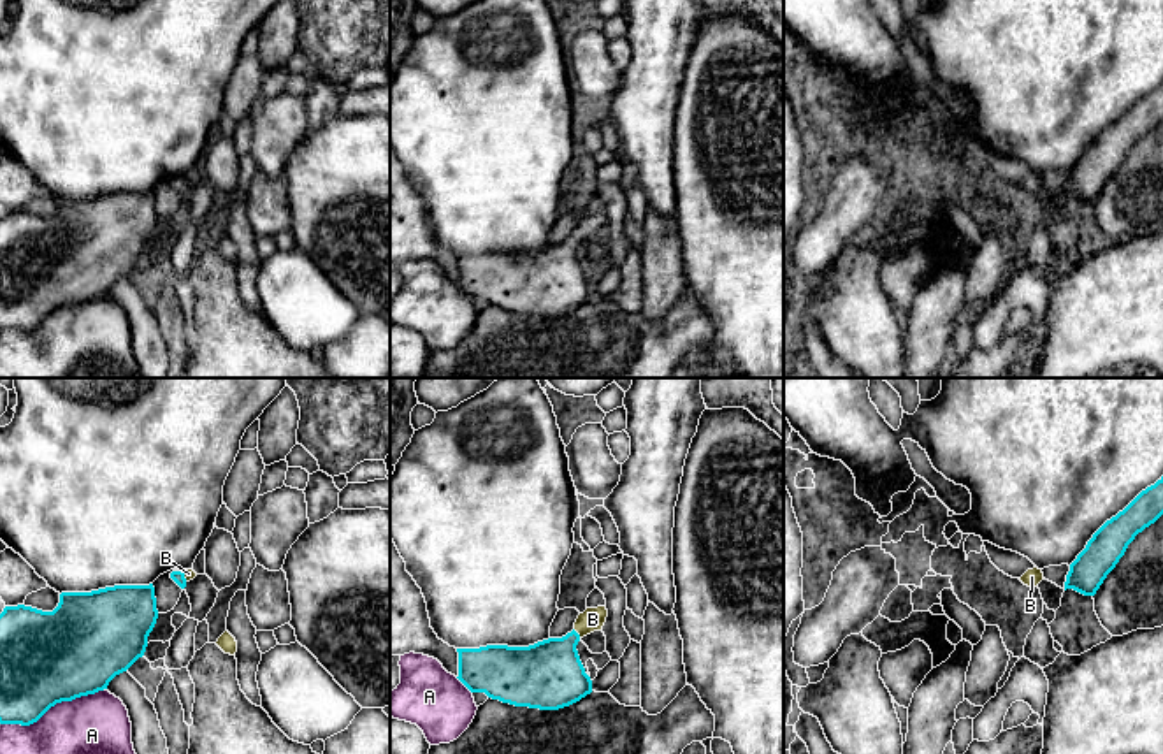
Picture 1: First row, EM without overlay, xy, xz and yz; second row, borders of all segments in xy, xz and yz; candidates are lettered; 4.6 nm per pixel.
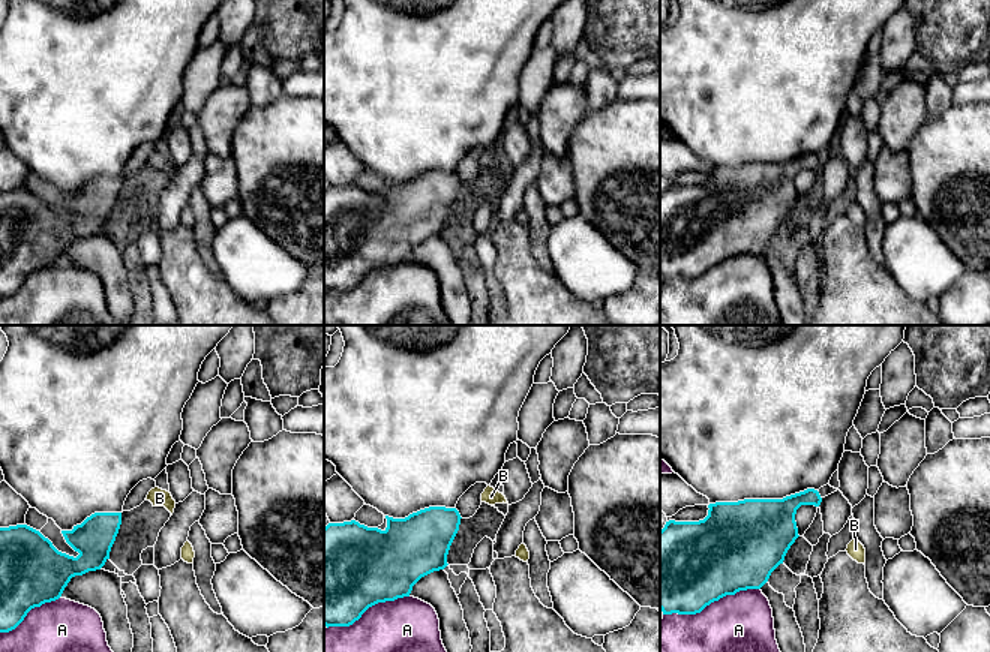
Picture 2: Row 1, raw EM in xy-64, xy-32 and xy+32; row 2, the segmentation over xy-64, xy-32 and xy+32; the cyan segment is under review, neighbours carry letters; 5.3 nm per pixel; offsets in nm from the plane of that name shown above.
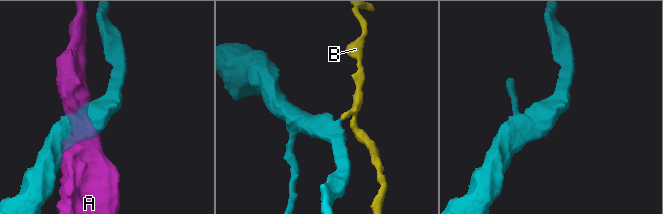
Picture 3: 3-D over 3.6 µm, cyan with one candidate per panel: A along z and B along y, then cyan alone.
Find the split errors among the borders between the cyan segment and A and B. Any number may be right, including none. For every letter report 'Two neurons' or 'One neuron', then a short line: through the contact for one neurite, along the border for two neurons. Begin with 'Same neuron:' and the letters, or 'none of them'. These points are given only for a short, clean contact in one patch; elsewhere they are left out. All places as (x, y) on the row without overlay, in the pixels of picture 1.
Same neuron: B
A: Two neurons
B: One neuron. Line: xz (548, 282), (556, 266), (577, 239), (592, 225)

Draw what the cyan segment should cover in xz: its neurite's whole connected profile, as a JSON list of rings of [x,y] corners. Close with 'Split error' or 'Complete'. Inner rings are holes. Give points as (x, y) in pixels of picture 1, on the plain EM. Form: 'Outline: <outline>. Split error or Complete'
Outline: [[[606,213],[587,214],[578,221],[571,239],[529,253],[457,255],[457,285],[471,299],[485,299],[515,313],[539,316],[569,313],[592,299],[592,286],[585,279],[576,251],[583,243],[601,237],[606,223]]]. Split error

